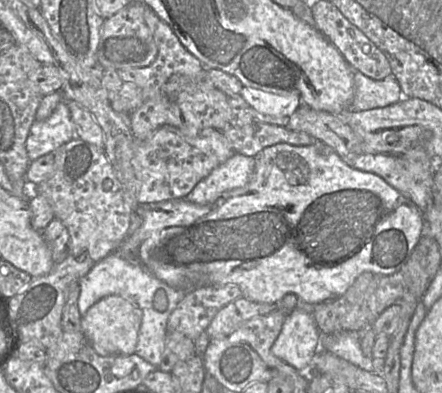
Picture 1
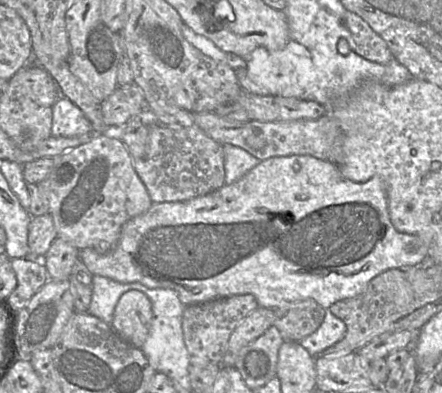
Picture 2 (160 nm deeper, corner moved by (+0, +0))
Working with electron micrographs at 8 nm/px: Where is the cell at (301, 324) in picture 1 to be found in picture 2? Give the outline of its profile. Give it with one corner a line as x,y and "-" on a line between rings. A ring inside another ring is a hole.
326,310
319,328
299,343
314,357
337,343
345,334
346,325
339,318

